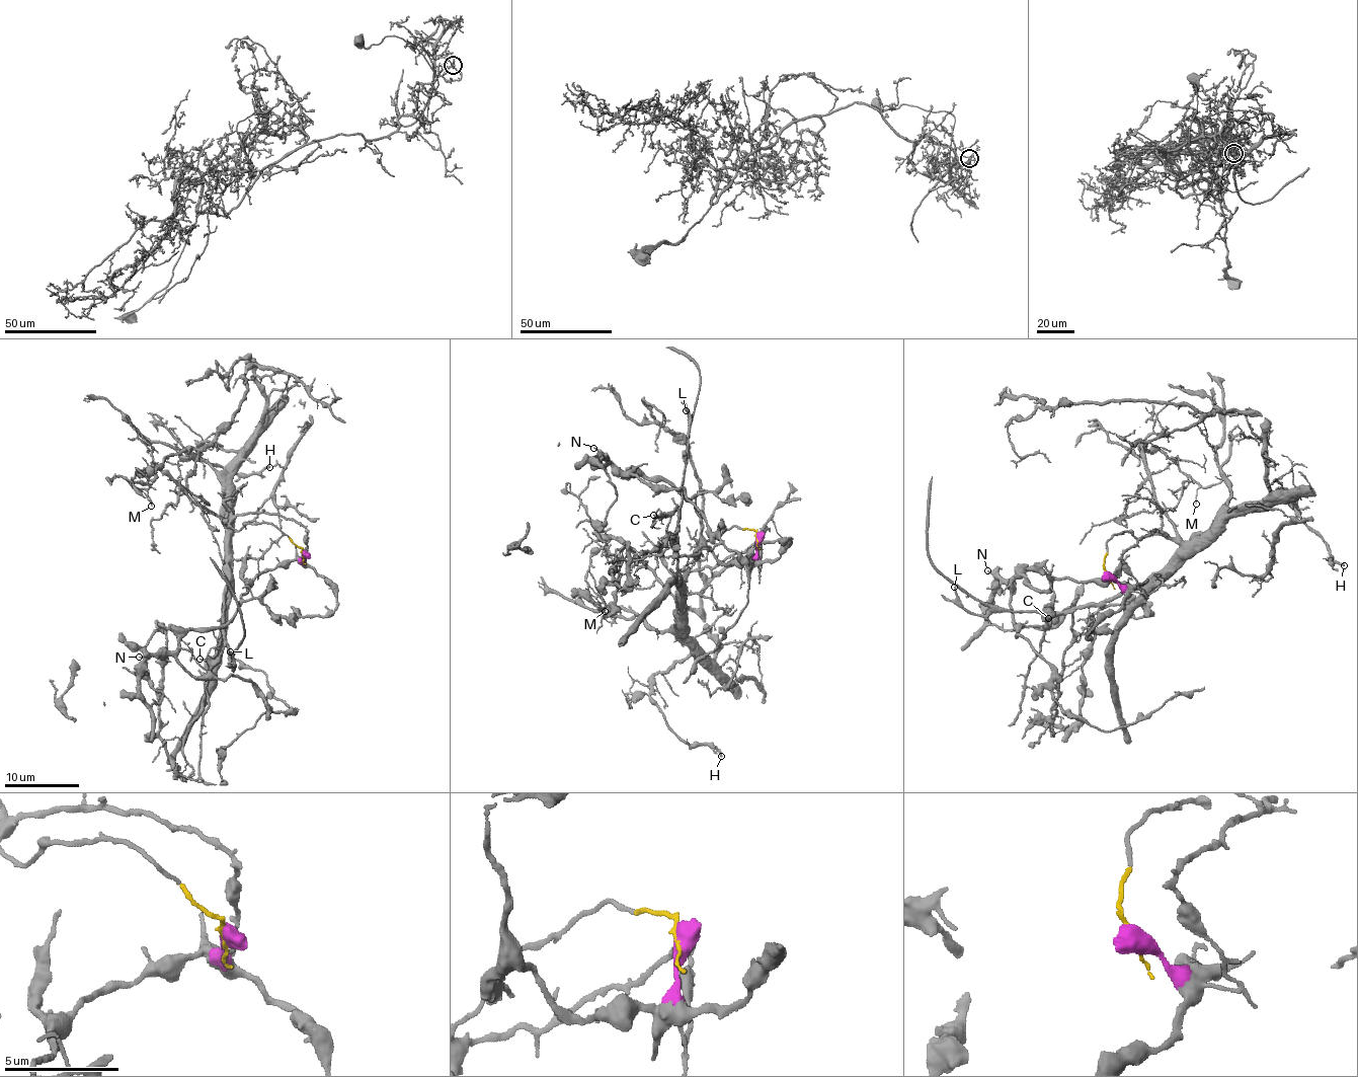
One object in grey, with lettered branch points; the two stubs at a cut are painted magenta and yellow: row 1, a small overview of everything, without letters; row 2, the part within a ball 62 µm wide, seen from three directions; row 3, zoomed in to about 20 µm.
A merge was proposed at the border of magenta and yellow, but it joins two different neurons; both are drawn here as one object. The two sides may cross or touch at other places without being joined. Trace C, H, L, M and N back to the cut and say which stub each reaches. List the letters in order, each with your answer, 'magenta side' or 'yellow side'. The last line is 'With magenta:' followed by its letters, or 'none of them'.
C: yellow side
H: yellow side
L: yellow side
M: yellow side
N: magenta side
With magenta: N

